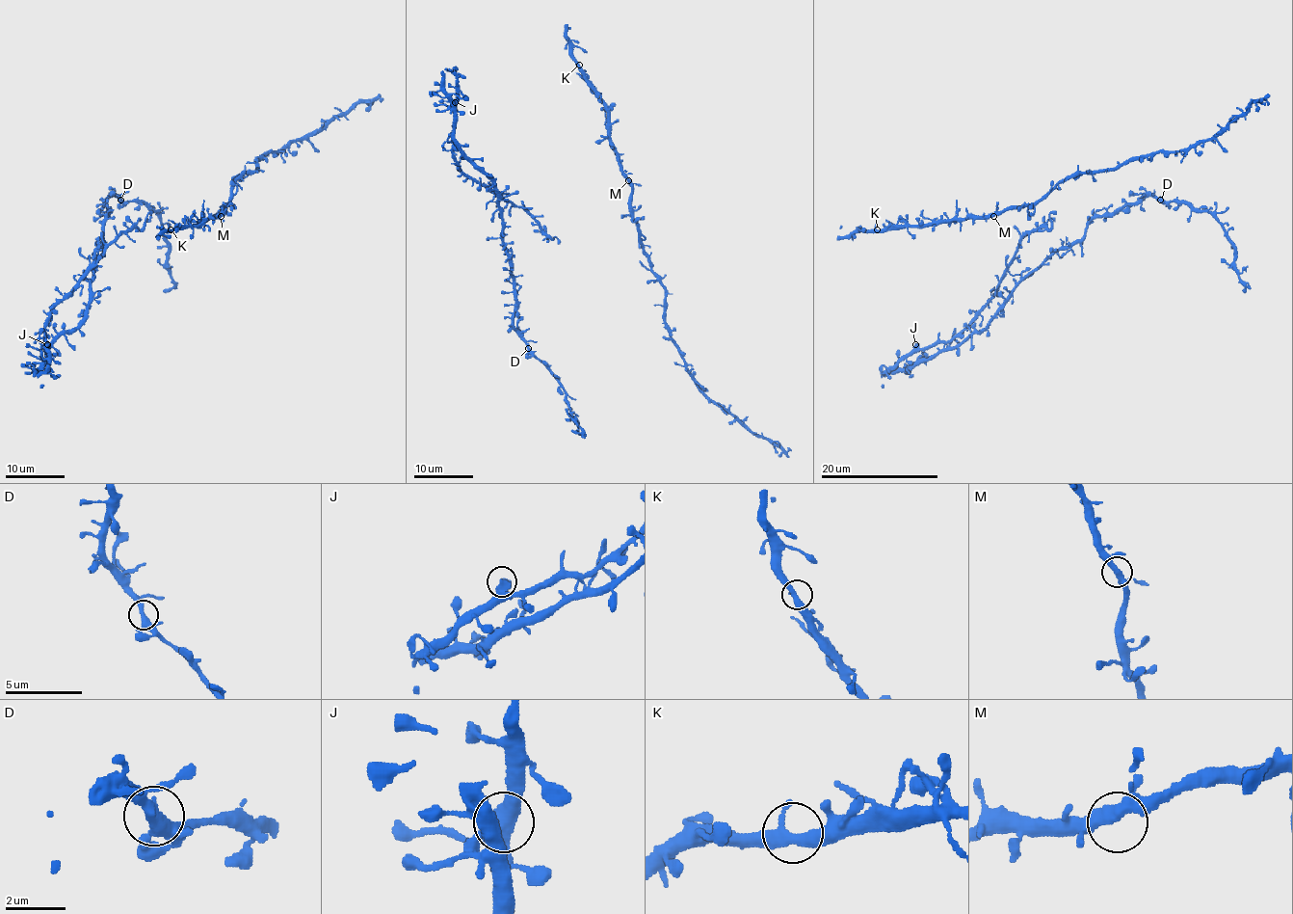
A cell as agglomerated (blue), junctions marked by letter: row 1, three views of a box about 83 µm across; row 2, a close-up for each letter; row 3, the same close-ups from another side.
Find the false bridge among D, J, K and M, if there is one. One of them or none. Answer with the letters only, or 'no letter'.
no letter

